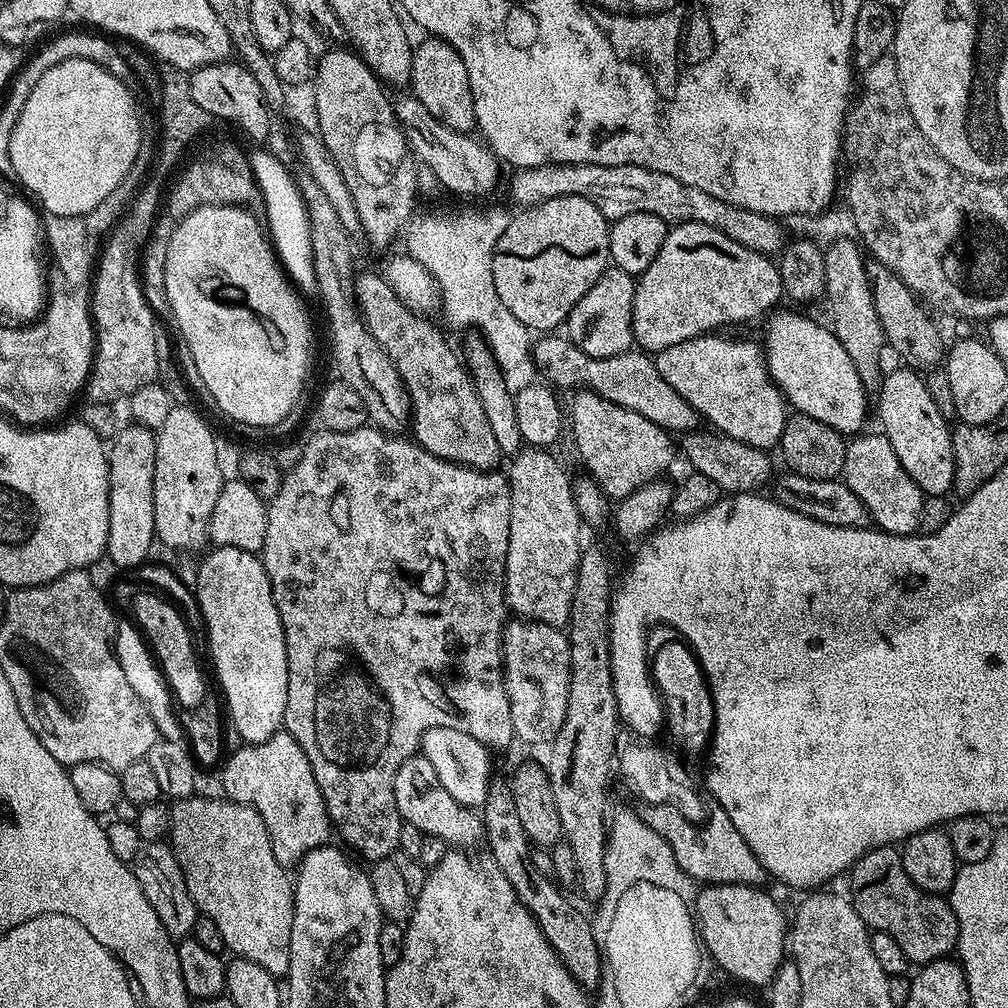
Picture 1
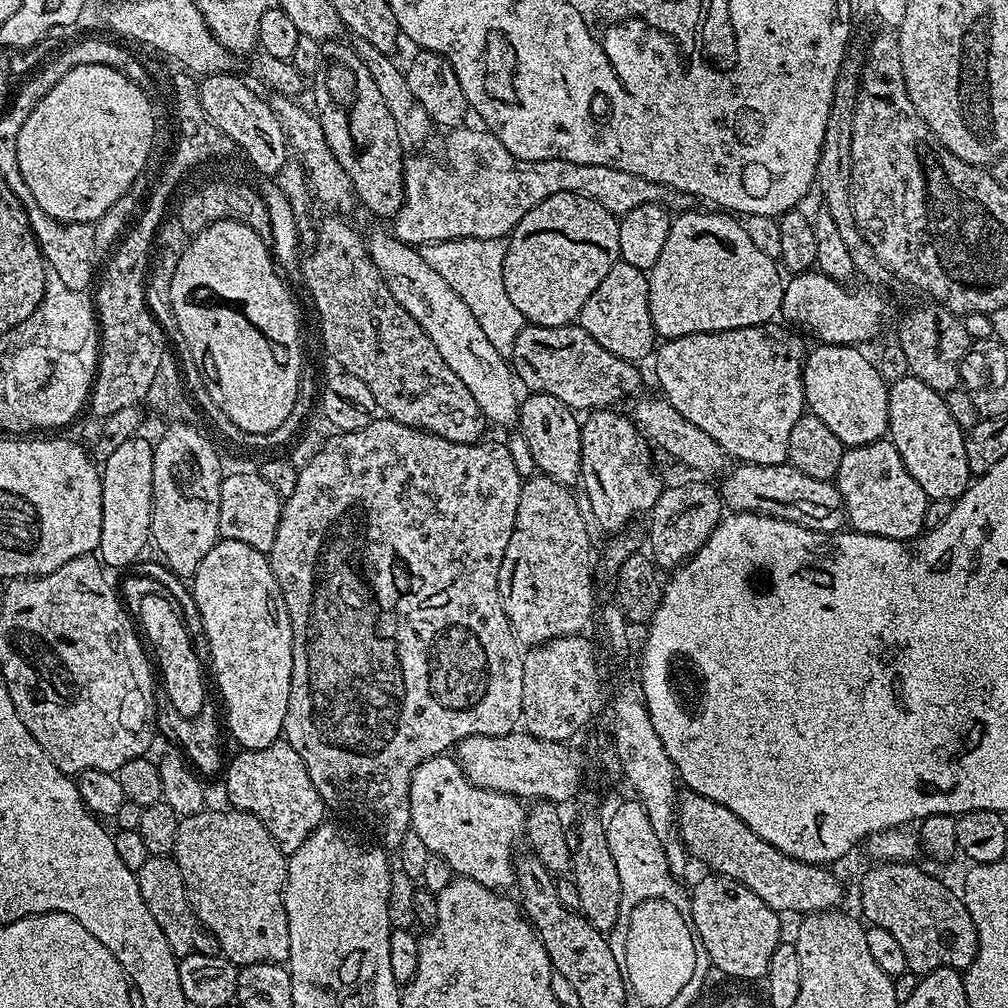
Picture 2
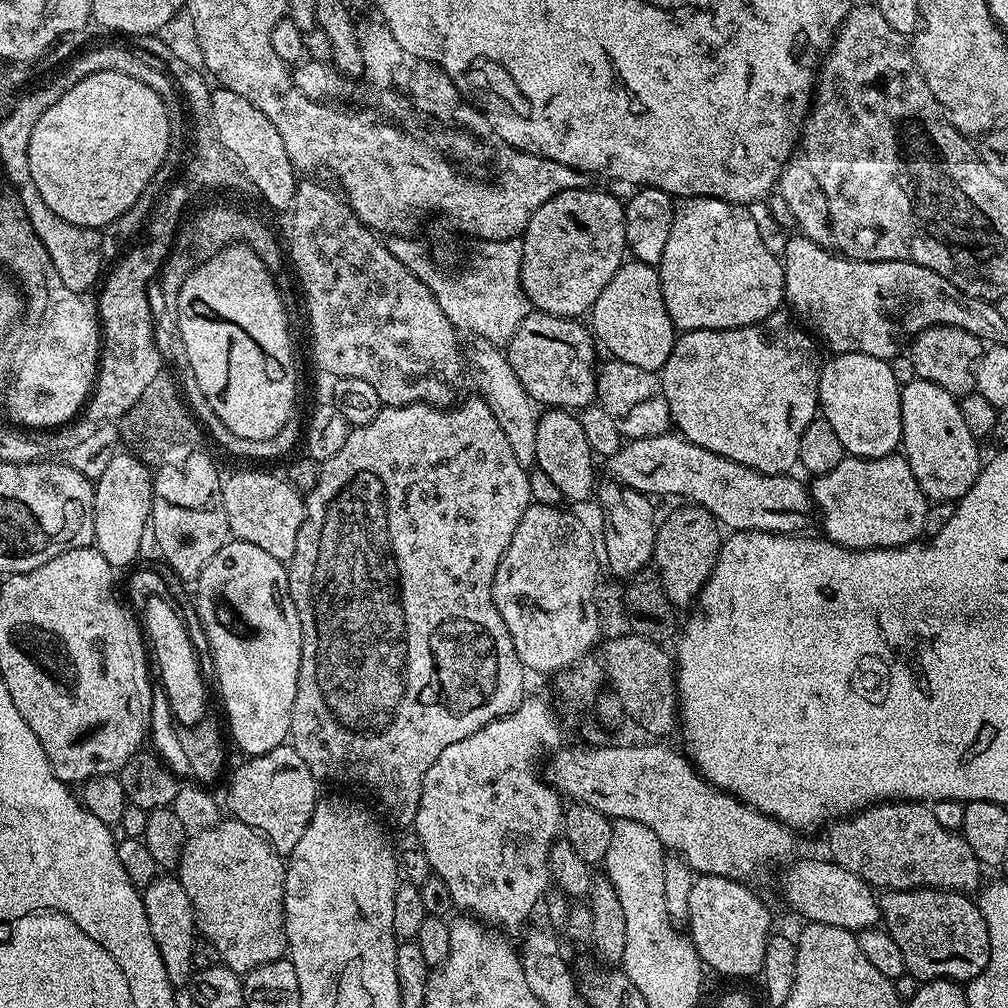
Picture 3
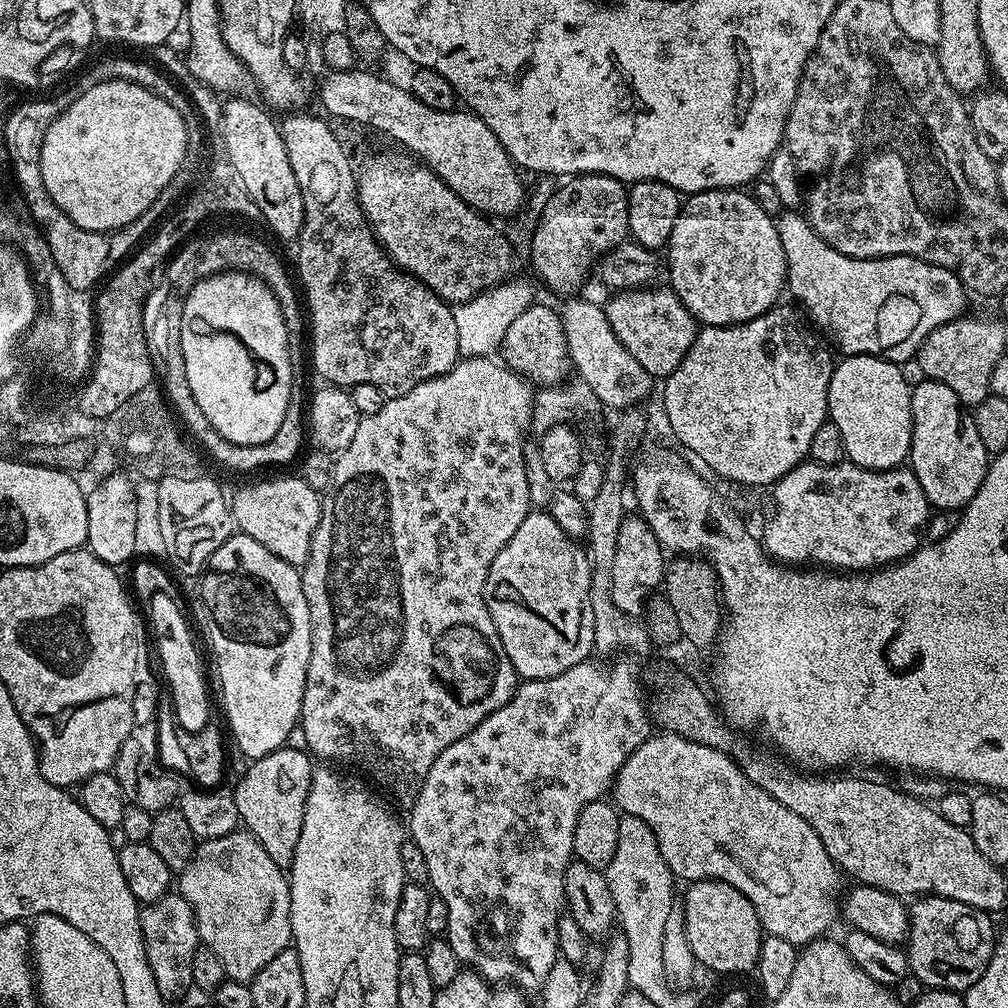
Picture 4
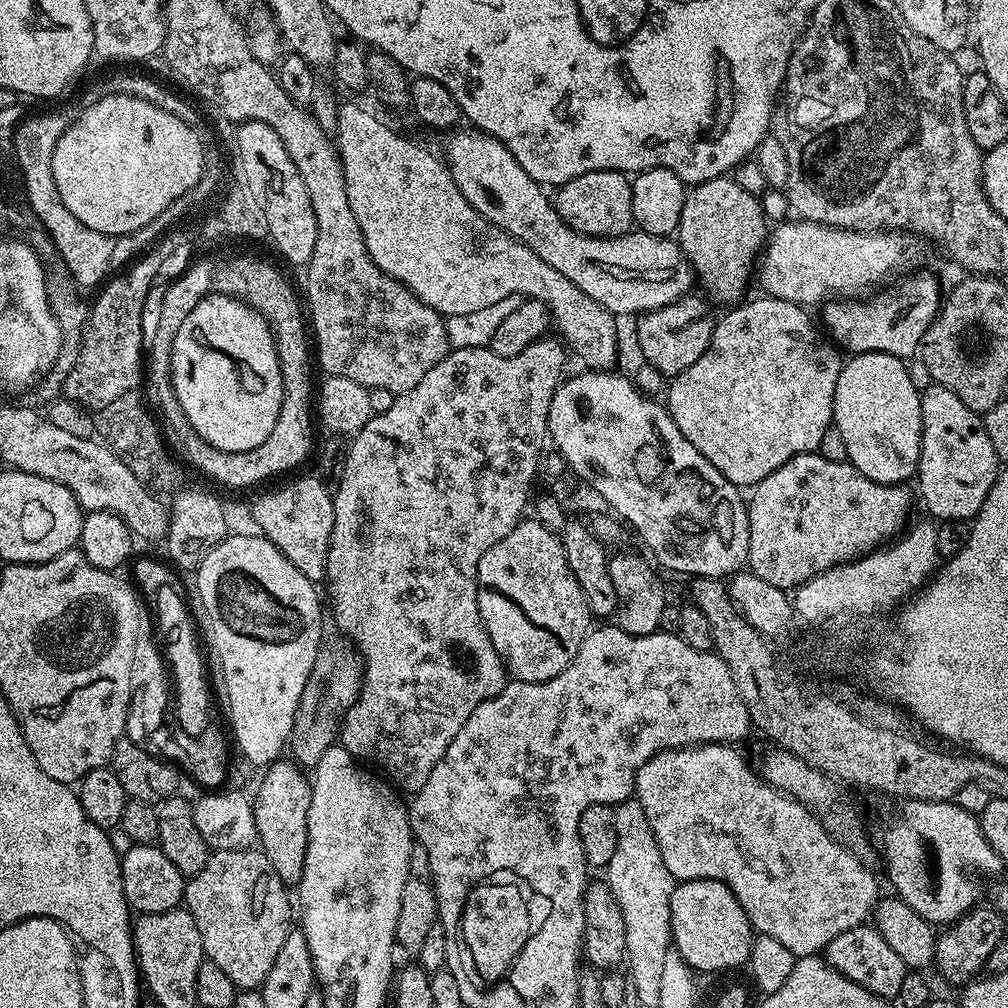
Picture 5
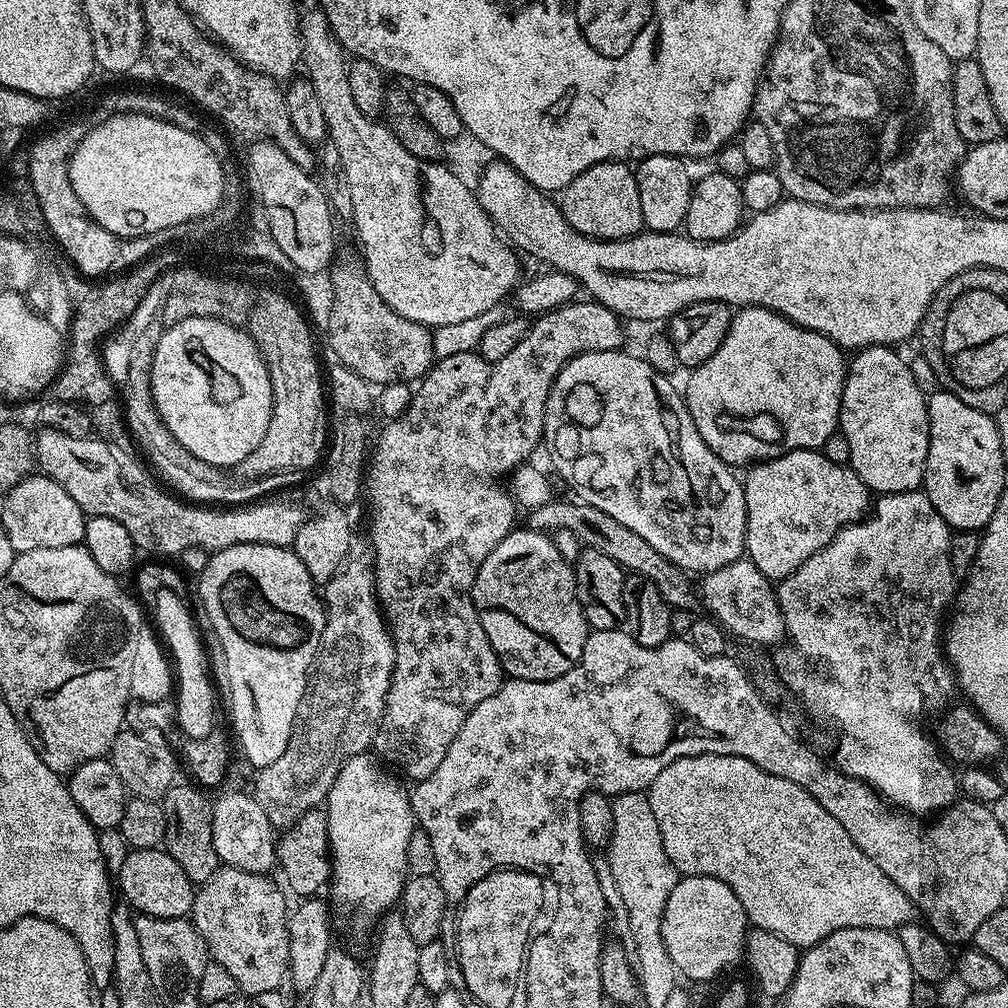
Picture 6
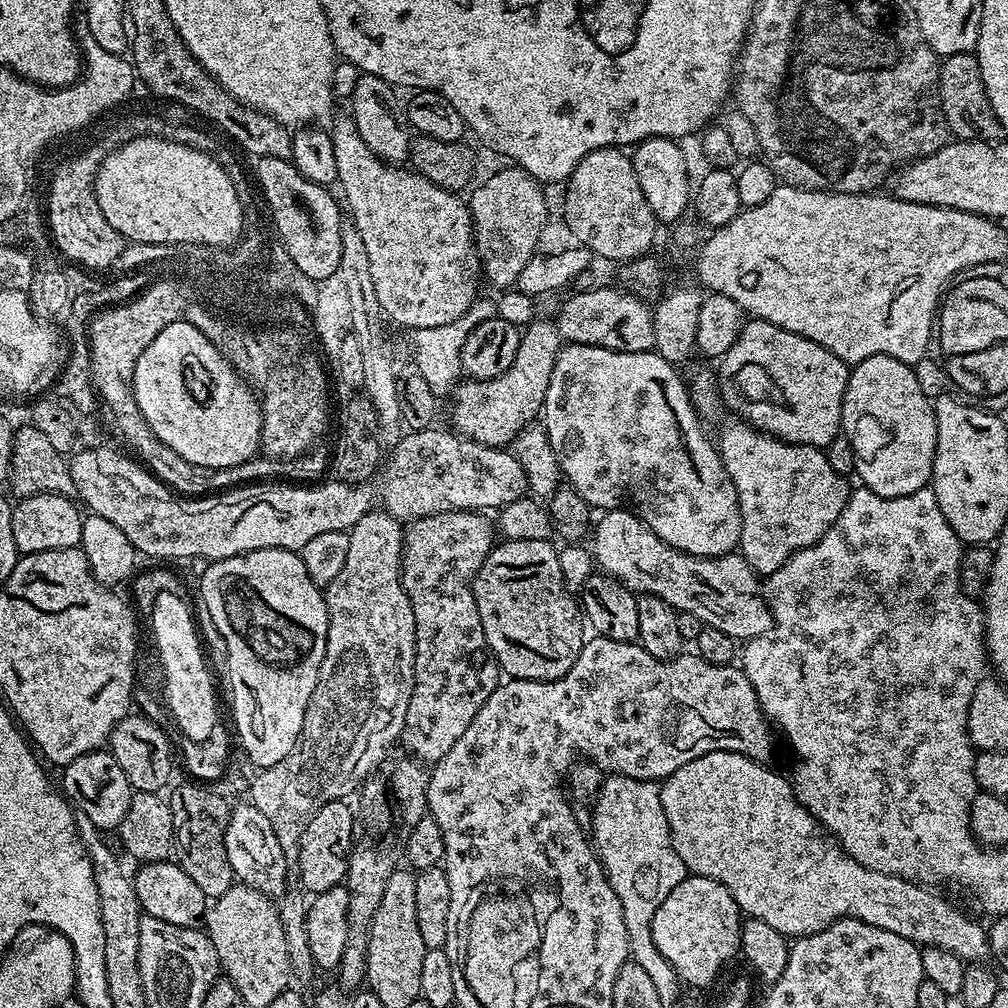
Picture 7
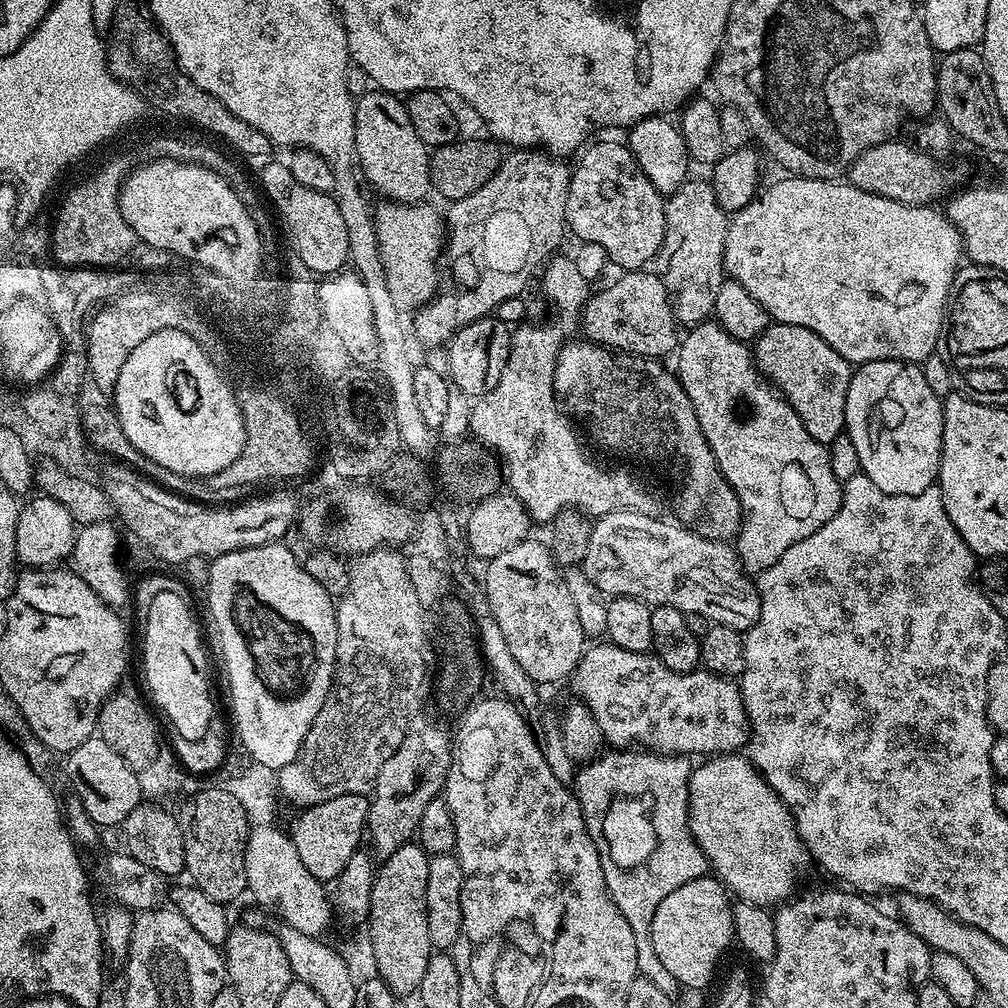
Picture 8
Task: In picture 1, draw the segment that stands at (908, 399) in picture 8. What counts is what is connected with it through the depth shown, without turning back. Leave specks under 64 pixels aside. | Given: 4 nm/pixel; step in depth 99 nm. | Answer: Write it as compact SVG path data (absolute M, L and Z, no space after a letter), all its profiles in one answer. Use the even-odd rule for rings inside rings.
M773 311L767 317L768 325L762 339L764 361L768 363L772 381L797 413L817 419L841 434L859 433L868 416L868 408L870 412L870 392L864 387L862 378L858 378L850 354L846 354L831 327L824 325L823 328L818 321L800 312L780 311Z

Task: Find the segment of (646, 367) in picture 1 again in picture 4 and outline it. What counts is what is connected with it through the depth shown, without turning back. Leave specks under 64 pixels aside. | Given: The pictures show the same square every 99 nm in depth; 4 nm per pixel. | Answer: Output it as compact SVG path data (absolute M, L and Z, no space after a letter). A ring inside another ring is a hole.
M533 302L526 310L522 310L522 314L518 314L518 318L514 318L514 323L506 329L506 338L502 338L499 355L503 363L519 372L533 385L549 386L563 383L570 375L570 361L559 311L540 302Z

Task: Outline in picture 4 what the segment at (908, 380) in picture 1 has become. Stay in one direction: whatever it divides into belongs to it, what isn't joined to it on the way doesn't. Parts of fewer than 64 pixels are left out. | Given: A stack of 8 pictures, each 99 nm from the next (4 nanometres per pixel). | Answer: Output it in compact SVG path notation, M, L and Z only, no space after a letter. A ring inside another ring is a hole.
M925 380L912 388L912 450L910 467L913 474L922 482L922 490L926 494L929 505L936 510L963 510L978 494L978 486L988 473L990 453L982 446L982 438L978 438L978 430L974 426L971 415L965 405L960 403L958 394L937 380Z

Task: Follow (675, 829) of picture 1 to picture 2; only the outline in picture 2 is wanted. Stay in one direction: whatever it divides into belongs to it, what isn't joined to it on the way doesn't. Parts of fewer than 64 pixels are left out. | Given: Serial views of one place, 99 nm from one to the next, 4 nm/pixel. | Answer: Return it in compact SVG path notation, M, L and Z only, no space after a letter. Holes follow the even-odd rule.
M681 791L678 796L678 835L691 856L701 860L705 869L744 884L777 914L784 912L830 912L844 896L844 888L831 867L807 864L782 854L770 842L754 839L750 826L726 806L697 792Z

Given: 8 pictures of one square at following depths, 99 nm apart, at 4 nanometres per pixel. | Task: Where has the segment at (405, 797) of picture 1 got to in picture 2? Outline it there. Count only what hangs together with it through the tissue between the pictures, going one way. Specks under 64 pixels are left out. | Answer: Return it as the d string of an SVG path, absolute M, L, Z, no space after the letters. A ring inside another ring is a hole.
M448 754L422 762L410 778L411 831L426 842L431 855L446 858L456 876L465 876L487 888L508 890L516 884L517 865L512 860L512 847L525 835L526 808L520 804L521 797L471 784L460 764Z

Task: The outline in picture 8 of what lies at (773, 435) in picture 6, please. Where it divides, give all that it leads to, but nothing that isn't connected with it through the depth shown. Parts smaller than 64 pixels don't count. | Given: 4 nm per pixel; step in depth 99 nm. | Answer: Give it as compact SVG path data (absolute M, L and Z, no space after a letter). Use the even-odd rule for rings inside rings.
M769 323L768 329L754 341L754 359L761 373L775 385L780 395L790 402L790 406L794 406L798 418L802 418L806 430L810 430L816 441L828 446L845 431L846 394L850 390L850 378L854 368L846 358L842 358L842 354L838 354L838 350L818 338L814 330L806 330L806 326Z

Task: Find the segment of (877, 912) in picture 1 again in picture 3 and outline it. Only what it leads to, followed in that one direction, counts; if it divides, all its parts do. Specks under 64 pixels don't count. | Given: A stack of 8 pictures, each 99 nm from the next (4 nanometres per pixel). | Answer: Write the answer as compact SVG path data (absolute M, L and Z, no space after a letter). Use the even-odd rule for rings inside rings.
M907 888L897 892L888 890L879 897L883 927L898 942L902 958L906 958L905 973L921 982L930 980L955 980L967 982L978 978L990 962L990 934L975 899L962 892L950 892L939 888Z

